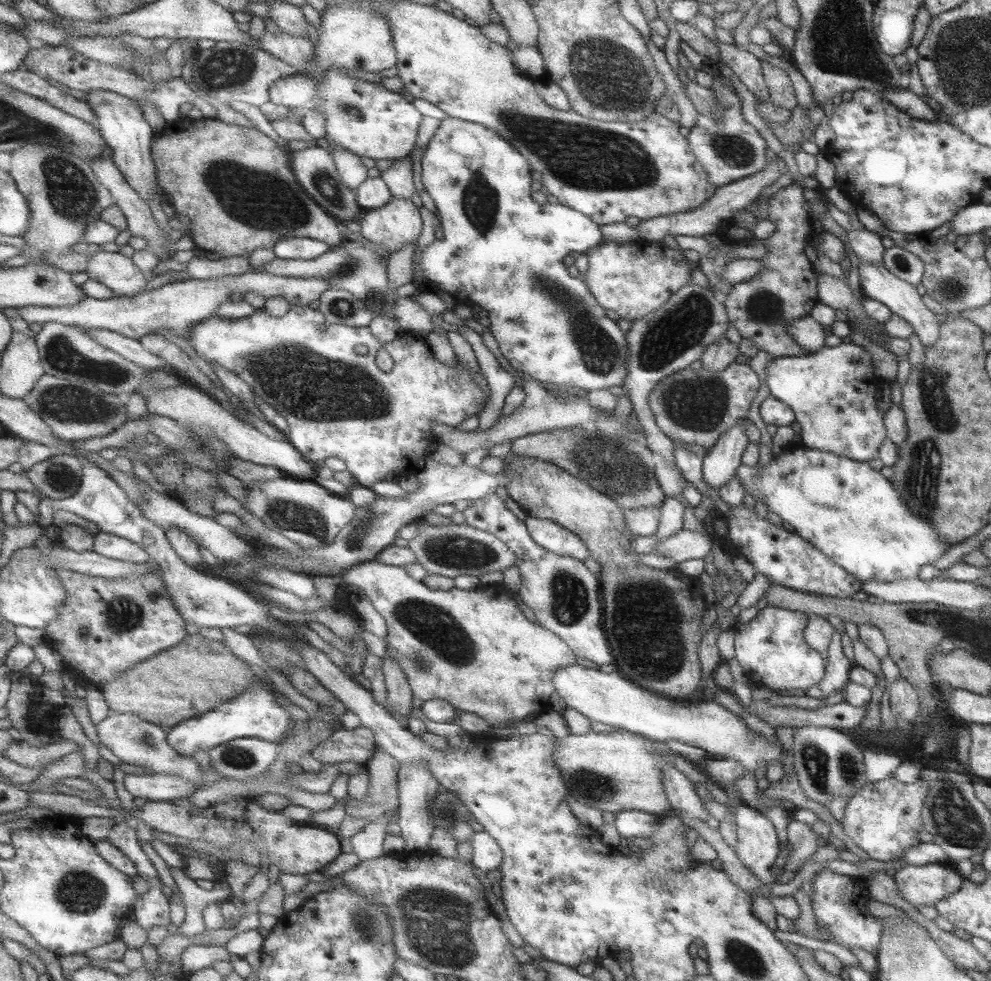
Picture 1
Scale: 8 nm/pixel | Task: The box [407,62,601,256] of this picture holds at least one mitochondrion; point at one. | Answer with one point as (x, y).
(479, 198)

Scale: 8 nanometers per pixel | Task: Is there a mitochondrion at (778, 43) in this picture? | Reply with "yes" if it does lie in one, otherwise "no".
no

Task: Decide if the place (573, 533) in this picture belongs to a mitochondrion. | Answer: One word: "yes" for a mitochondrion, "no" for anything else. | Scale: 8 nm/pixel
no

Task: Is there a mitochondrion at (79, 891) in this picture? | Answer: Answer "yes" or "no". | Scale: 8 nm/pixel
yes

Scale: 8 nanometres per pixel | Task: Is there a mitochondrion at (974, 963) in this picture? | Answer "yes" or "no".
no

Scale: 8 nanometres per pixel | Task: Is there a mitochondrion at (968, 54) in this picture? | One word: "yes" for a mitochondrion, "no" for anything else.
yes

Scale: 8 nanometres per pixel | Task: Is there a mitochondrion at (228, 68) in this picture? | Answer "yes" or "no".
yes

